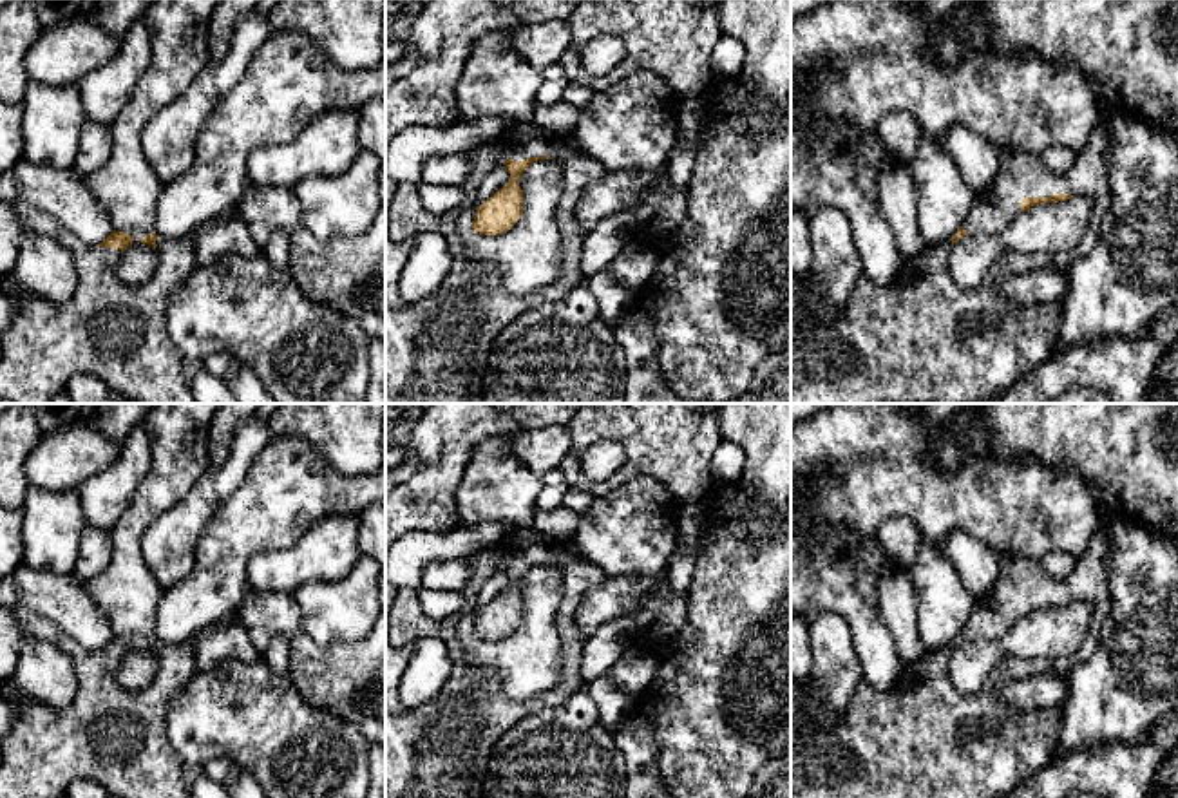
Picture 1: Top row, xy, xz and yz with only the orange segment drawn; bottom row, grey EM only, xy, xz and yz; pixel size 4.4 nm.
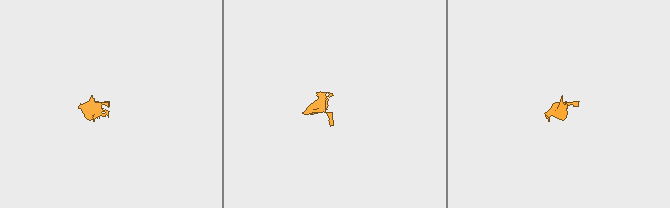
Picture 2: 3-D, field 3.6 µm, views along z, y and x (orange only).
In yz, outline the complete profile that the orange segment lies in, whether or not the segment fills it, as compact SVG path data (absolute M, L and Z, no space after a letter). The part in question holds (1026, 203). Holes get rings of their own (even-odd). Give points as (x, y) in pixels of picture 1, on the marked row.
M1100 121L1066 174L1053 174L1039 156L1021 150L1002 156L995 179L983 192L975 192L957 233L907 259L885 286L860 275L832 326L793 328L798 317L798 286L809 279L809 271L791 271L791 404L990 404L1042 366L1057 351L1064 304L1012 309L995 282L1006 273L1050 266L1069 270L1095 248L1111 204L1109 156L1111 134ZM1073 195L1093 199L1088 230L1075 250L1057 257L1006 252L977 288L963 288L952 279L948 259L959 239L999 235L1031 206L1068 201Z

